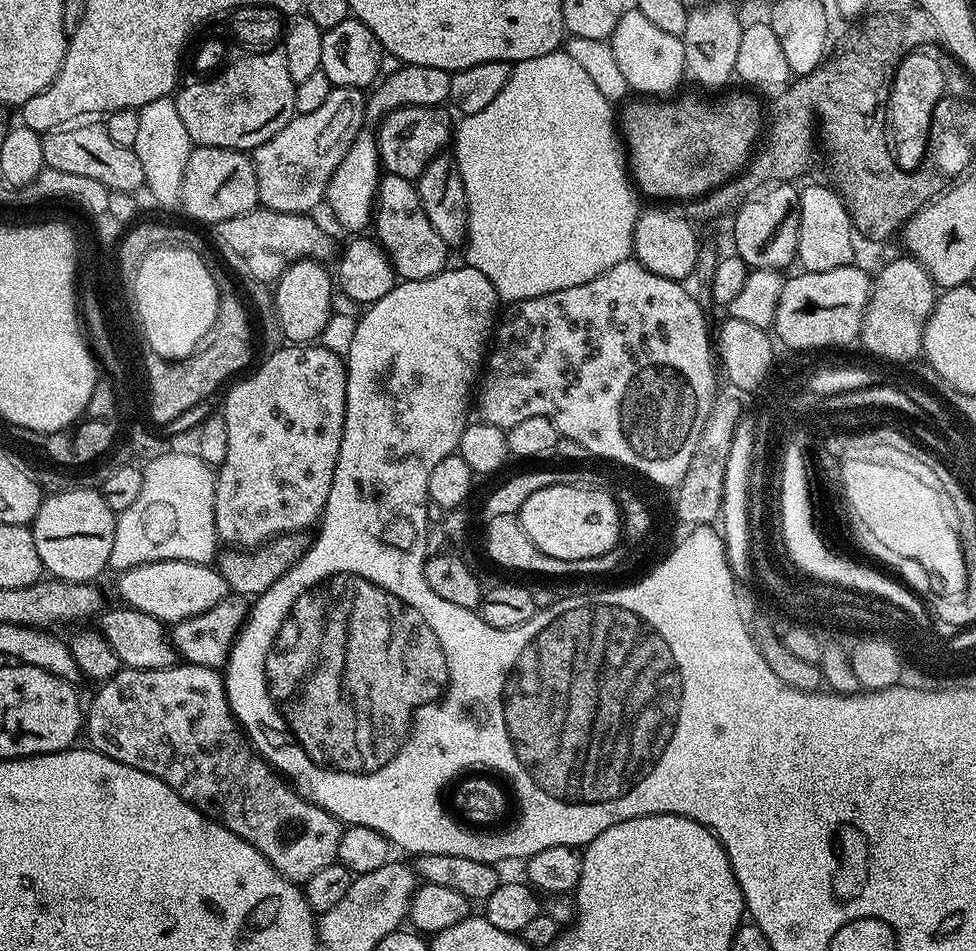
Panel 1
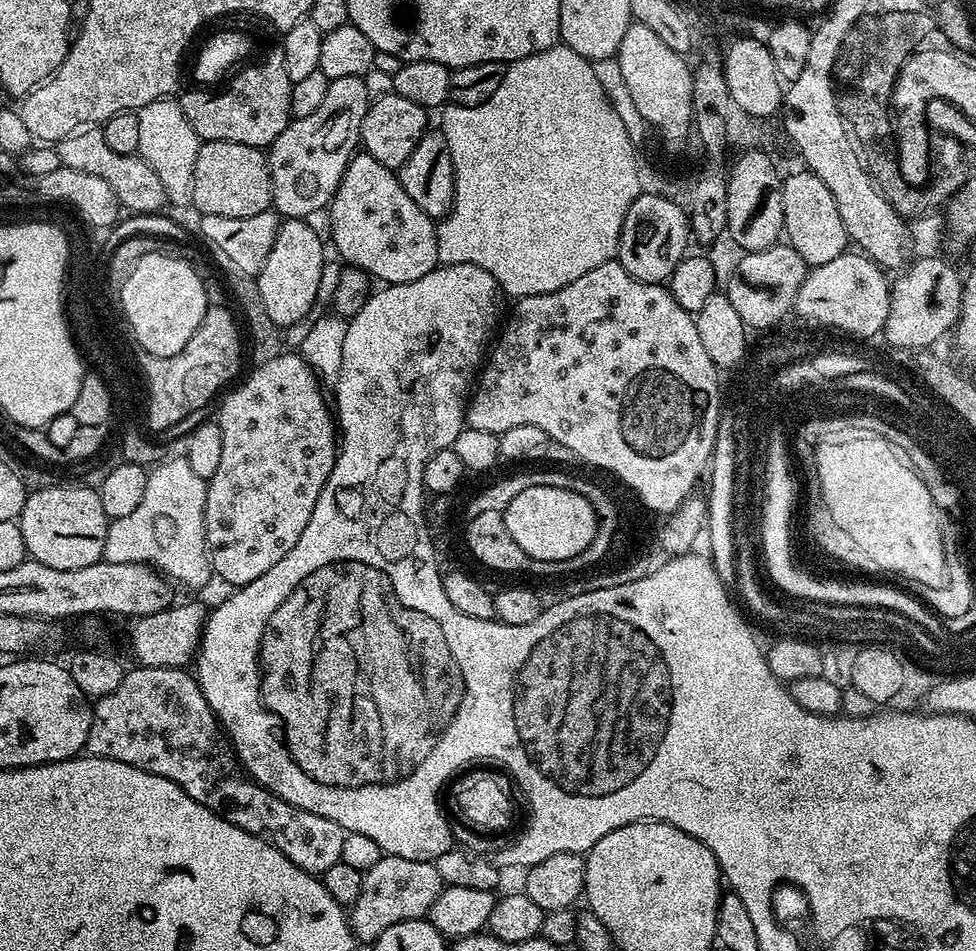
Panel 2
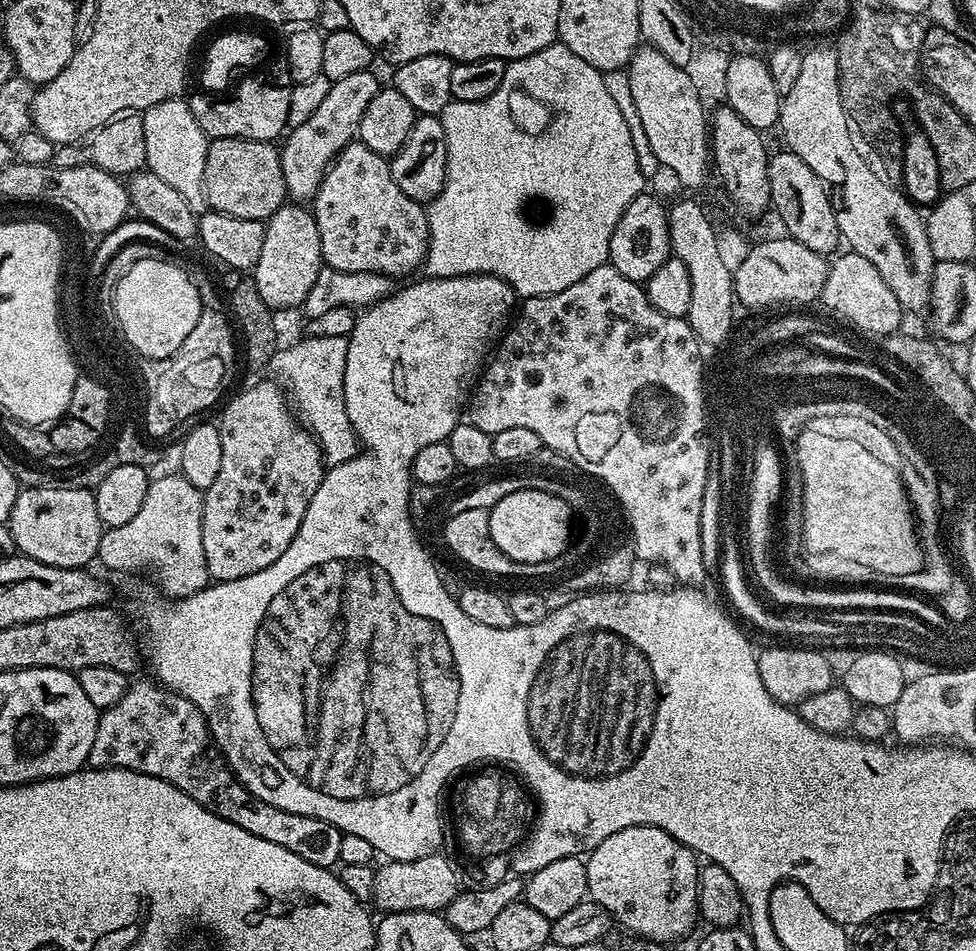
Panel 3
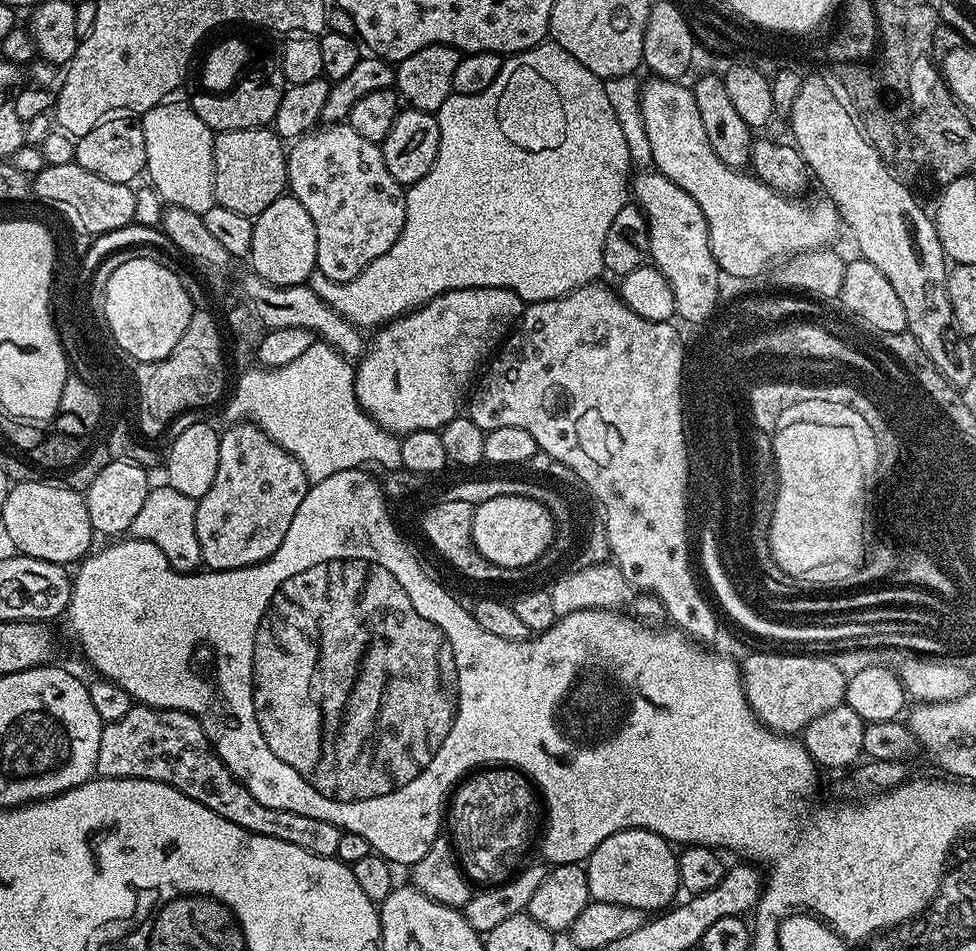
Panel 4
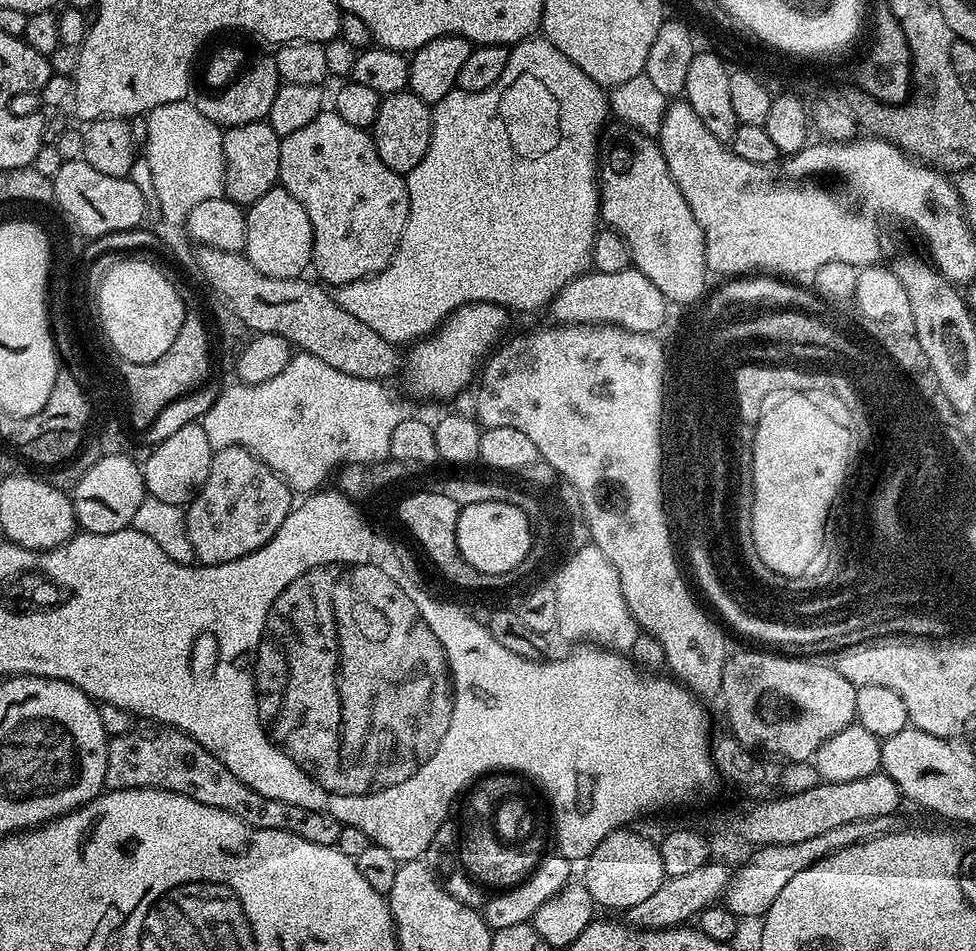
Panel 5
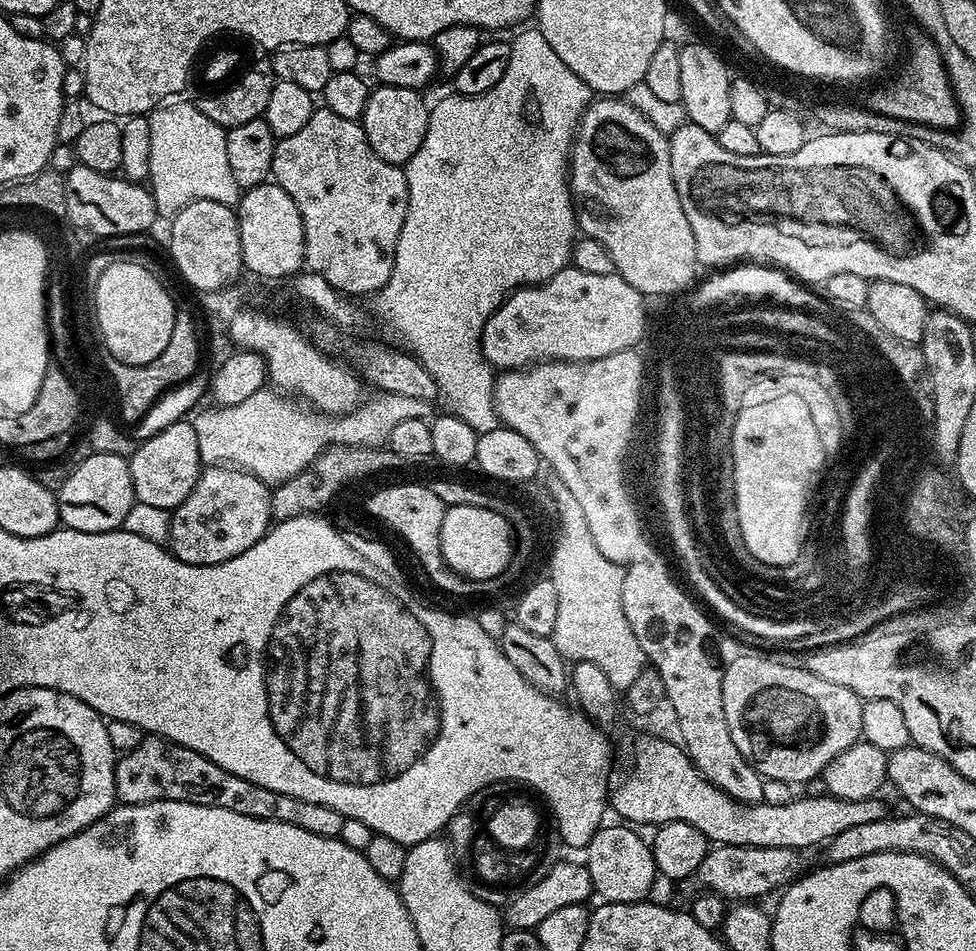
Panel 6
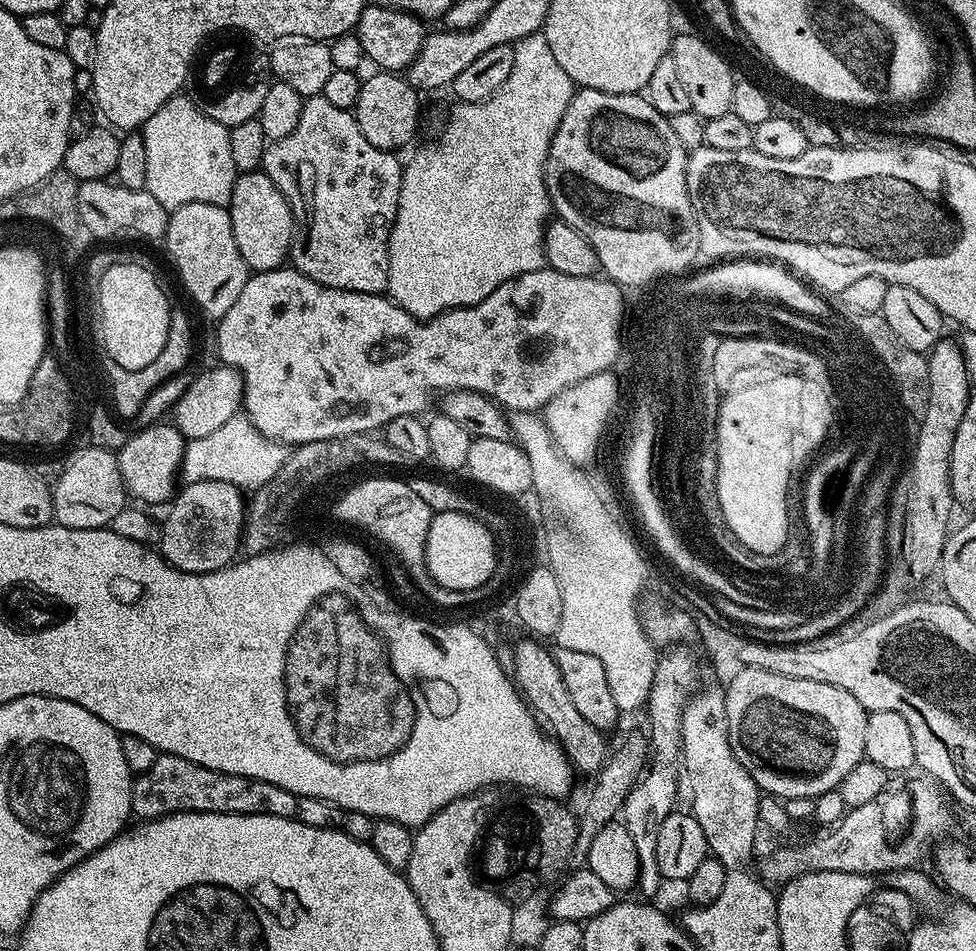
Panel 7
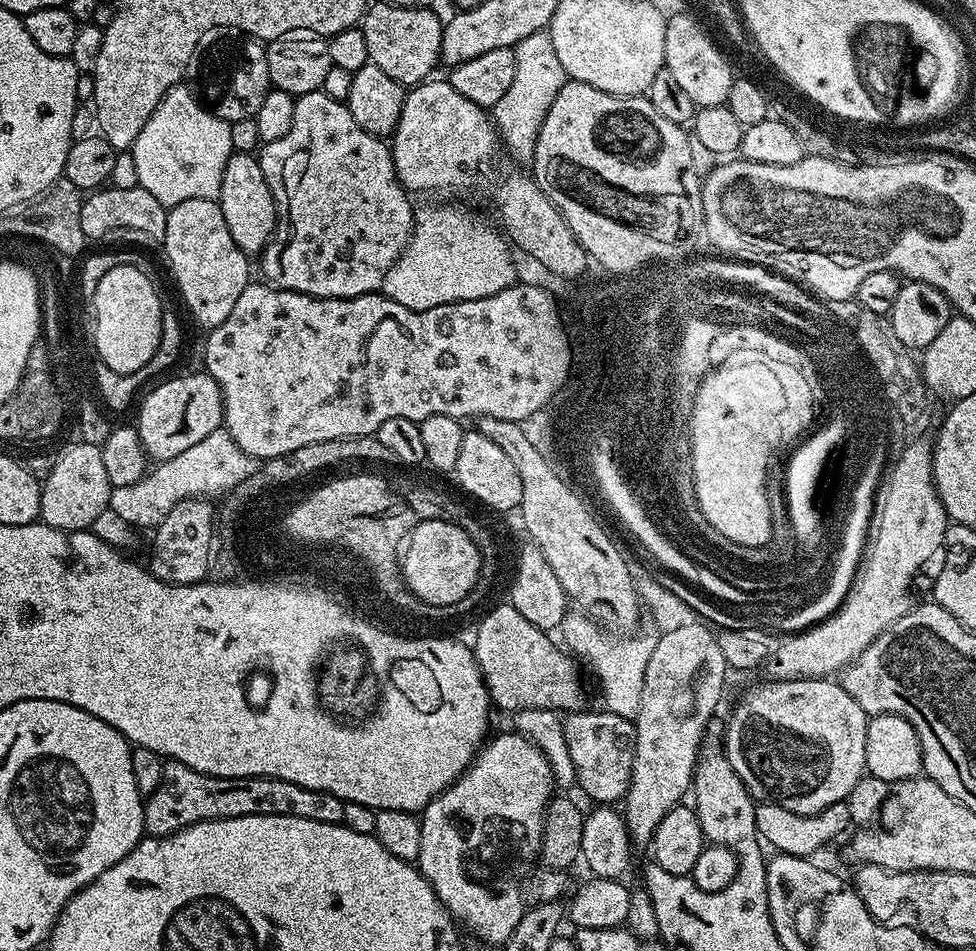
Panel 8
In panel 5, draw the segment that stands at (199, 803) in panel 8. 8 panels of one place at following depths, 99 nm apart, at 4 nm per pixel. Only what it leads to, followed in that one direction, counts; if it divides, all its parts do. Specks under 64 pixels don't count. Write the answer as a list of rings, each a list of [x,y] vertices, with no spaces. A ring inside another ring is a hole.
[[[167,724],[155,726],[137,726],[130,734],[118,734],[108,742],[106,754],[105,789],[113,788],[157,788],[174,794],[186,794],[194,802],[214,806],[234,814],[246,826],[258,830],[282,830],[314,842],[314,846],[336,847],[338,834],[342,834],[344,825],[328,812],[306,810],[306,806],[290,806],[290,802],[278,802],[258,794],[246,782],[242,782],[210,750],[206,750],[197,740],[185,732],[169,728]]]

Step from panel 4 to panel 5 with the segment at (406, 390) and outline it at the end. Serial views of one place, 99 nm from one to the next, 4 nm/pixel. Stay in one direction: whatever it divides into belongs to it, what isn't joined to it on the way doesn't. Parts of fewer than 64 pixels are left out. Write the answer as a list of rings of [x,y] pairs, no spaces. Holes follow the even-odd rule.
[[[467,304],[451,312],[432,335],[411,345],[408,369],[402,372],[408,379],[409,390],[424,400],[455,401],[465,391],[464,386],[477,379],[485,357],[501,343],[508,328],[508,316],[509,309],[497,304]]]

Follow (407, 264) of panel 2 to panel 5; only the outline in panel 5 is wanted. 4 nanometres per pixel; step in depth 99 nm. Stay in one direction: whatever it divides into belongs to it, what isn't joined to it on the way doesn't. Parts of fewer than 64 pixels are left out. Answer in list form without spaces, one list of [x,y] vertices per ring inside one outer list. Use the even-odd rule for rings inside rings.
[[[325,110],[302,130],[283,137],[280,141],[279,183],[310,214],[312,223],[311,267],[321,276],[319,279],[328,286],[349,284],[364,276],[381,272],[396,253],[402,230],[408,217],[408,182],[401,173],[390,170],[374,146],[371,135],[350,122],[342,122],[334,110]]]

